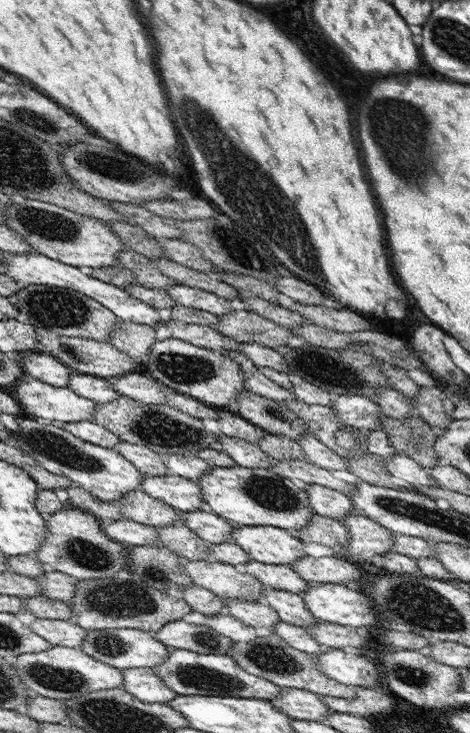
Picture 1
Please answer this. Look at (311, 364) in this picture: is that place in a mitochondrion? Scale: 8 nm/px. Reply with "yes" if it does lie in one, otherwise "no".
yes

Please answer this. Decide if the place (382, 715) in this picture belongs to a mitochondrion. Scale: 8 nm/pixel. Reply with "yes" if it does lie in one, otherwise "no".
no

